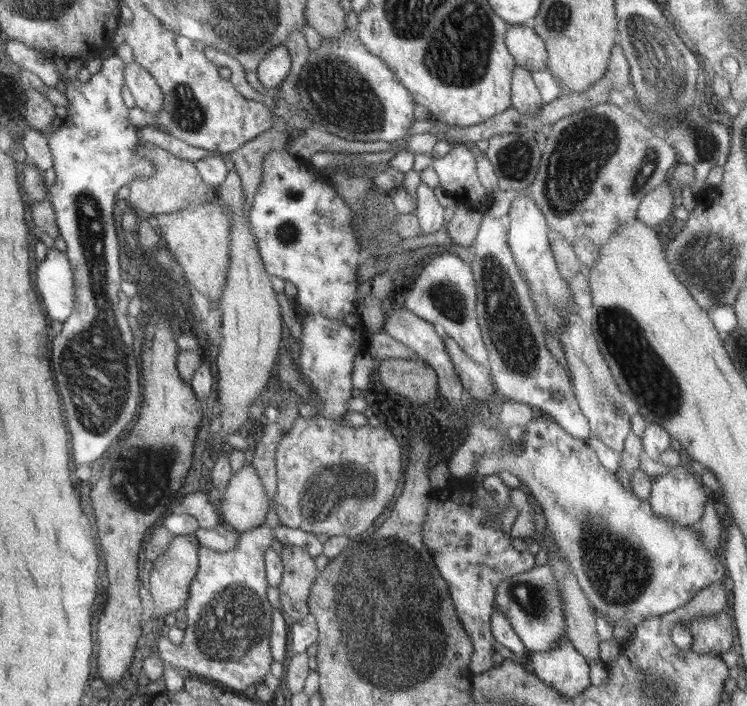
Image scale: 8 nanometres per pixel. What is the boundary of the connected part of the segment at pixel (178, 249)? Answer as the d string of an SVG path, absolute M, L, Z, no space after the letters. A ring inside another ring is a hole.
M210 199L205 200L203 204L191 204L181 210L165 215L155 215L158 220L158 228L160 228L160 236L164 246L166 246L173 258L176 260L184 270L185 281L192 288L196 288L200 294L207 297L210 303L218 303L225 290L225 285L228 284L228 272L230 261L232 260L230 250L230 243L232 241L232 234L228 232L228 218L222 212L220 206L212 206Z

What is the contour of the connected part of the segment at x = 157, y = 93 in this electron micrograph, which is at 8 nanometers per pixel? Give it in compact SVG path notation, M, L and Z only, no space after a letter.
M135 59L126 65L126 88L130 90L136 106L152 116L157 116L165 104L165 95L158 86L157 79Z

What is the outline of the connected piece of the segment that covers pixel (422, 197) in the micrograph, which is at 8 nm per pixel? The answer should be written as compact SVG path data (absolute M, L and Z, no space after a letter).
M421 181L417 187L417 202L414 205L423 234L435 233L443 228L444 209L436 198L433 188Z

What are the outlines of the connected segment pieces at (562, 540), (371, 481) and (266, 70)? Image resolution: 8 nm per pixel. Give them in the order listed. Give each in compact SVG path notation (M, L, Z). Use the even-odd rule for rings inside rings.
M544 416L534 418L525 430L522 455L513 455L508 449L488 453L477 460L476 475L486 477L508 470L528 485L531 498L543 509L547 534L559 544L581 590L599 615L638 625L646 618L663 616L680 609L710 585L729 585L728 569L720 553L709 550L698 525L682 526L671 518L654 514L648 499L638 499L633 492L626 491L618 476L605 467L597 458L597 451L585 439L576 438L565 427Z
M298 416L292 428L282 437L275 456L277 490L273 494L273 510L282 529L295 528L312 534L353 537L366 532L374 520L394 498L402 478L402 448L384 424L371 427L346 426L345 422L322 416Z
M285 45L270 49L257 70L257 77L266 88L277 88L288 76L291 56Z

